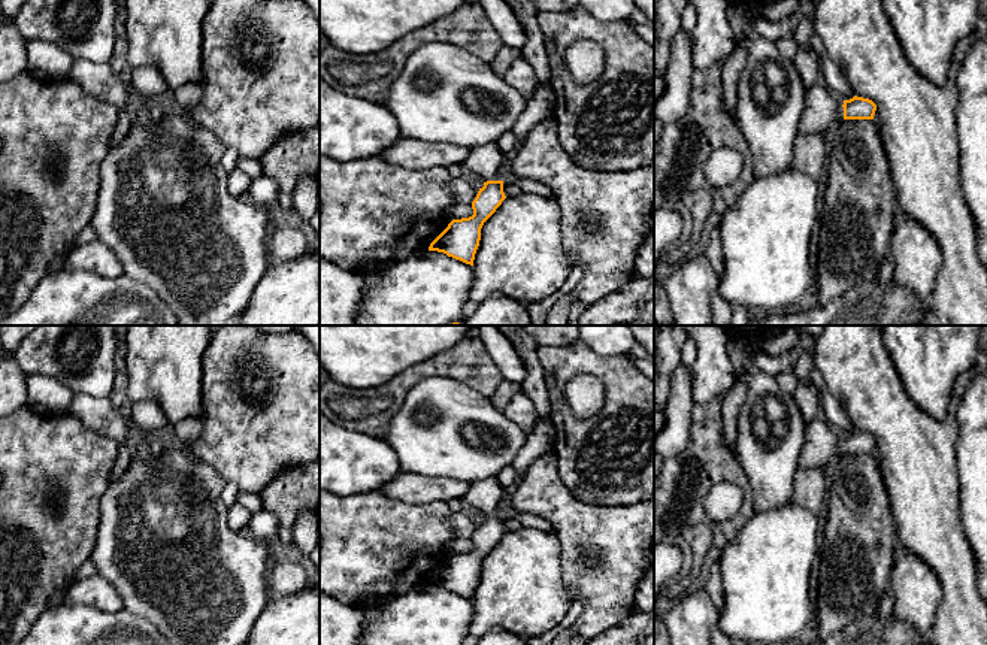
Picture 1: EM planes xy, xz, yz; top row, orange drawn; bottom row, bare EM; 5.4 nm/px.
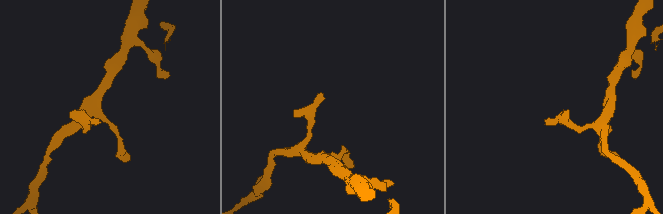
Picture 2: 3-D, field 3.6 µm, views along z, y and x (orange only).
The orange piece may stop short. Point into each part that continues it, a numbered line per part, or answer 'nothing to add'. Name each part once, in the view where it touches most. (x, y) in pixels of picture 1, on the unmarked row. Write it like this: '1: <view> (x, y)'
1: xz (487, 496)

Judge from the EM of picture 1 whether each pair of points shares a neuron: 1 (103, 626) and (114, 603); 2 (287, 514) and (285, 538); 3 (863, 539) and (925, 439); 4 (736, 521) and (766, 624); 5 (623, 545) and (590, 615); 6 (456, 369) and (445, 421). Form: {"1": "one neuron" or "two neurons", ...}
{"1": "two neurons", "2": "one neuron", "3": "two neurons", "4": "two neurons", "5": "one neuron", "6": "two neurons"}

